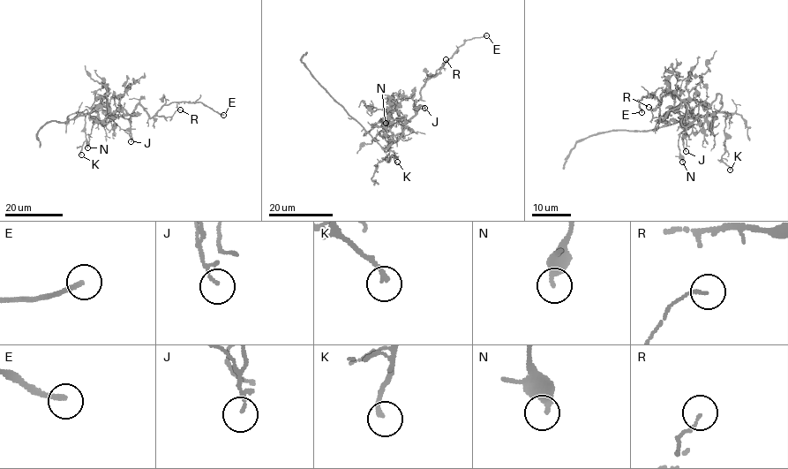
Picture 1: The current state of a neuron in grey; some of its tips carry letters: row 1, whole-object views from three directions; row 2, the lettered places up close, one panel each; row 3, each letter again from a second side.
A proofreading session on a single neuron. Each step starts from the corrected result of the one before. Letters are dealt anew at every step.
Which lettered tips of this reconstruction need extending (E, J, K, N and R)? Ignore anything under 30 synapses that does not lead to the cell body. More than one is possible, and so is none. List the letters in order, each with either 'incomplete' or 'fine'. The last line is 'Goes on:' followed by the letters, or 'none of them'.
E: fine
J: fine
K: fine
N: fine
R: fine
Goes on: none of them

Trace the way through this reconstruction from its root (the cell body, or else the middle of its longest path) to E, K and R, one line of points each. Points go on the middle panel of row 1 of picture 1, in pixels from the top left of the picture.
E: (400, 137), (403, 125), (415, 114), (413, 106), (420, 98), (427, 78), (468, 40), (486, 35)
K: (400, 137), (392, 142), (389, 153), (383, 157), (392, 155), (397, 162)
R: (400, 137), (403, 125), (415, 114), (413, 106), (420, 98), (424, 82), (438, 73), (446, 59)

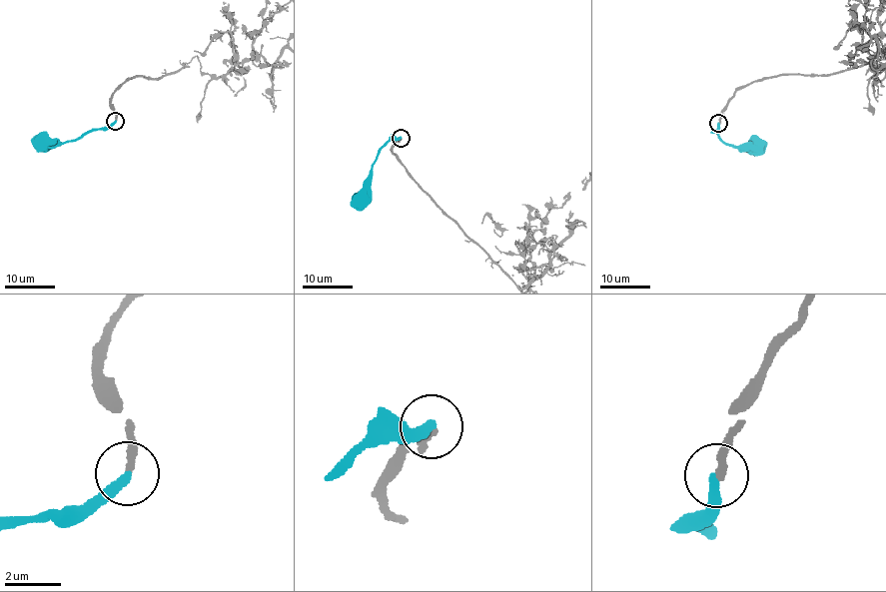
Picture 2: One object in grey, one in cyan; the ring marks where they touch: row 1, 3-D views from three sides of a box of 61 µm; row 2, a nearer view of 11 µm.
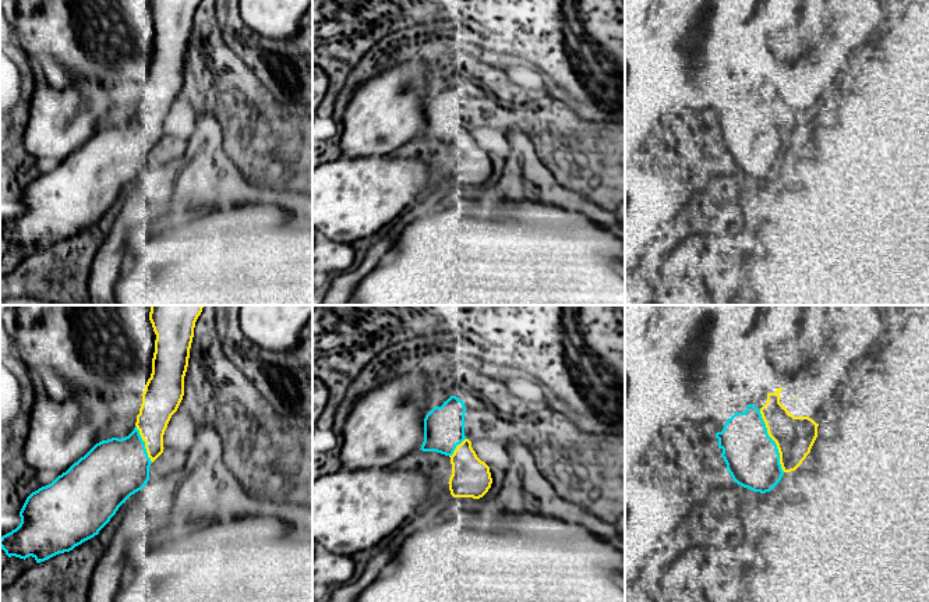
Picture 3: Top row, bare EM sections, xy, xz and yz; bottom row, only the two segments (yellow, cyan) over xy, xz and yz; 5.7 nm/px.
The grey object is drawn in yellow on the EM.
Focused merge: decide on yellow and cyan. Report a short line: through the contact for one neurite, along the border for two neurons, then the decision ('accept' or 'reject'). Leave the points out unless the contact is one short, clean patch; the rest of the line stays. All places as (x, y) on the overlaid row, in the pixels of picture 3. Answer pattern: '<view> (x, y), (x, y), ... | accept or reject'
yz (794, 436), (773, 439), (752, 459) | accept

